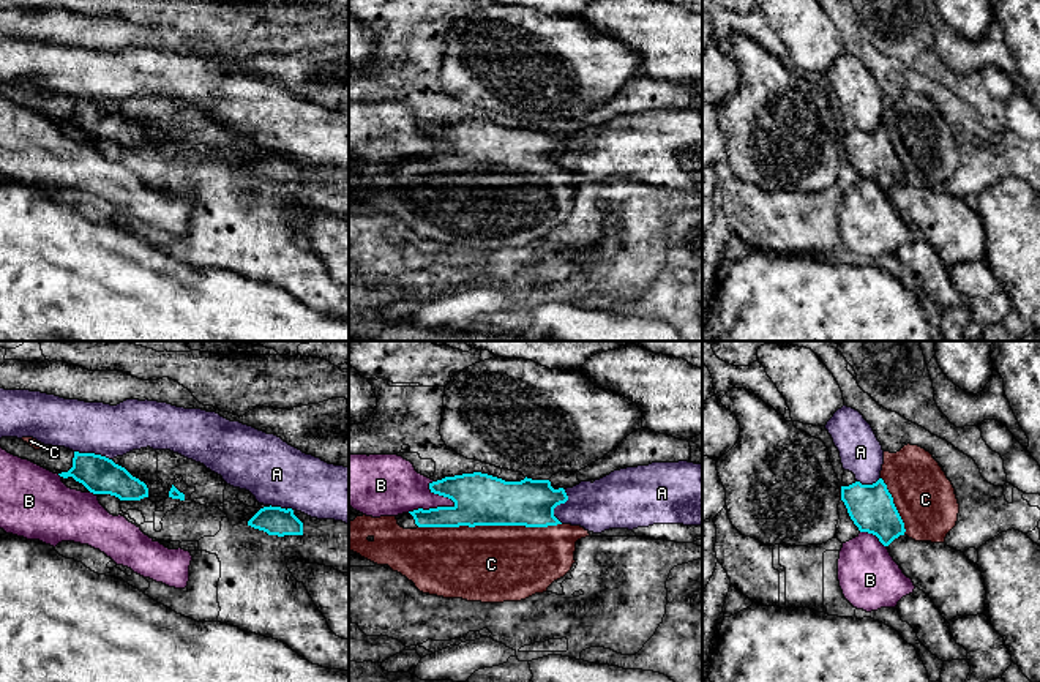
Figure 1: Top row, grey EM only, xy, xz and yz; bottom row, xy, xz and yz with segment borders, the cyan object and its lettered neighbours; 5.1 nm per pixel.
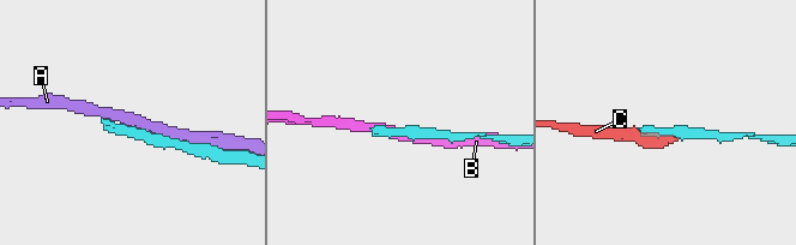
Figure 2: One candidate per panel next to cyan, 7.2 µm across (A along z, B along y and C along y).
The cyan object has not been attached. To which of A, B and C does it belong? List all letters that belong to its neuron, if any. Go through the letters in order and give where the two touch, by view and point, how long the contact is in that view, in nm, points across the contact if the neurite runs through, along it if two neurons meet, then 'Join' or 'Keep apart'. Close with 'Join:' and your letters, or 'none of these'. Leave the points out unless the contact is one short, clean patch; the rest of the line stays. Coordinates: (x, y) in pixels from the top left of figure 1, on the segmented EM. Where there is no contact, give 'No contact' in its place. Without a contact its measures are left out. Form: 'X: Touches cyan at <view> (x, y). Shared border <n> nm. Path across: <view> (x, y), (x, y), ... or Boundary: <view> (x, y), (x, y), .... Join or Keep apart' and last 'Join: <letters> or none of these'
A: Touches cyan at xz (557, 504). Shared border 180 nm. Keep apart
B: Touches cyan at xz (431, 509). Shared border 260 nm. Keep apart
C: Touches cyan at xz (490, 524). Shared border 750 nm. Join
Join: C

